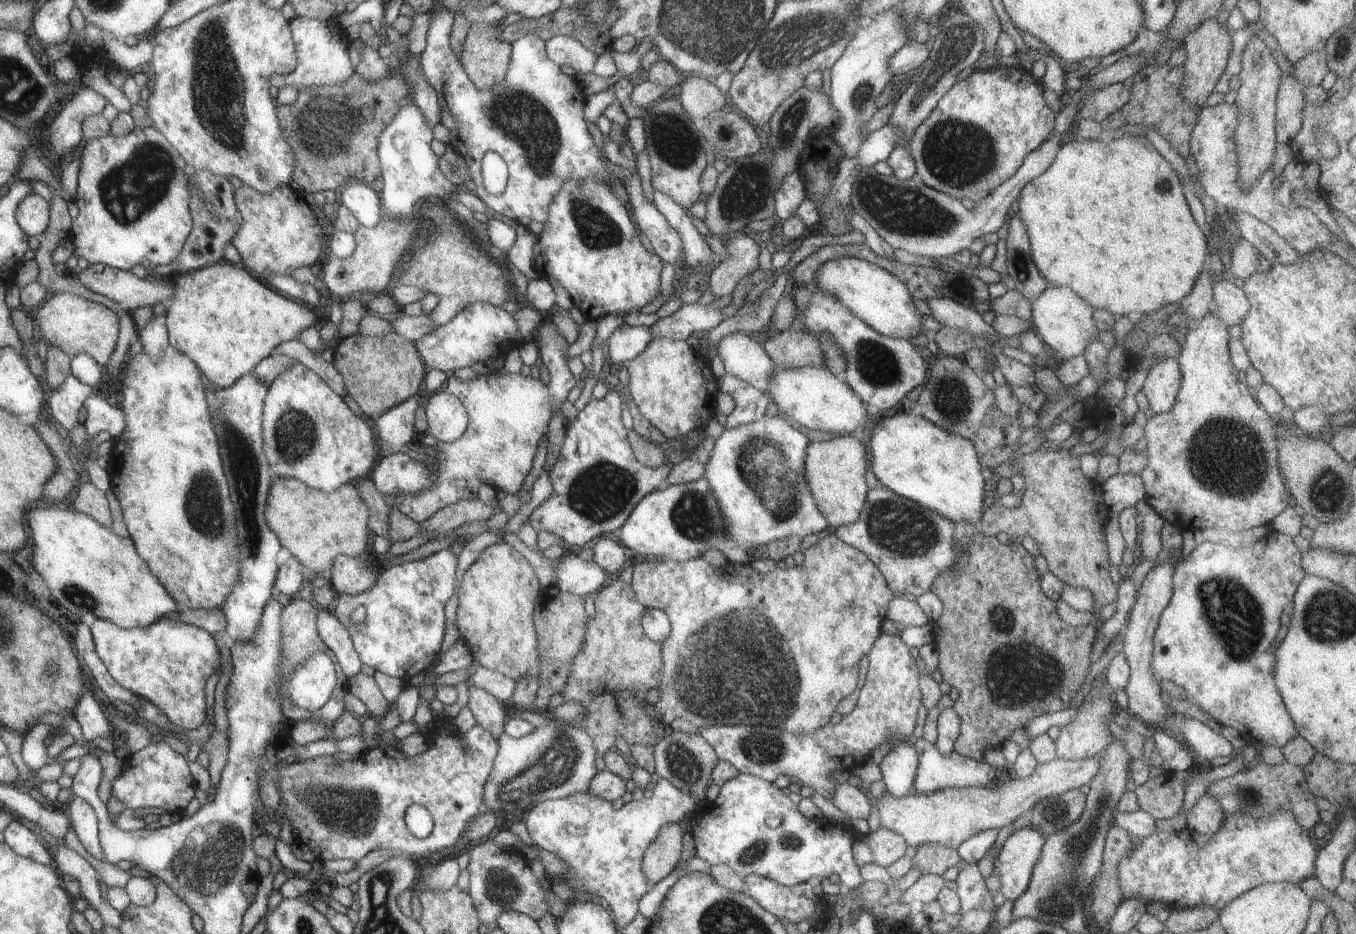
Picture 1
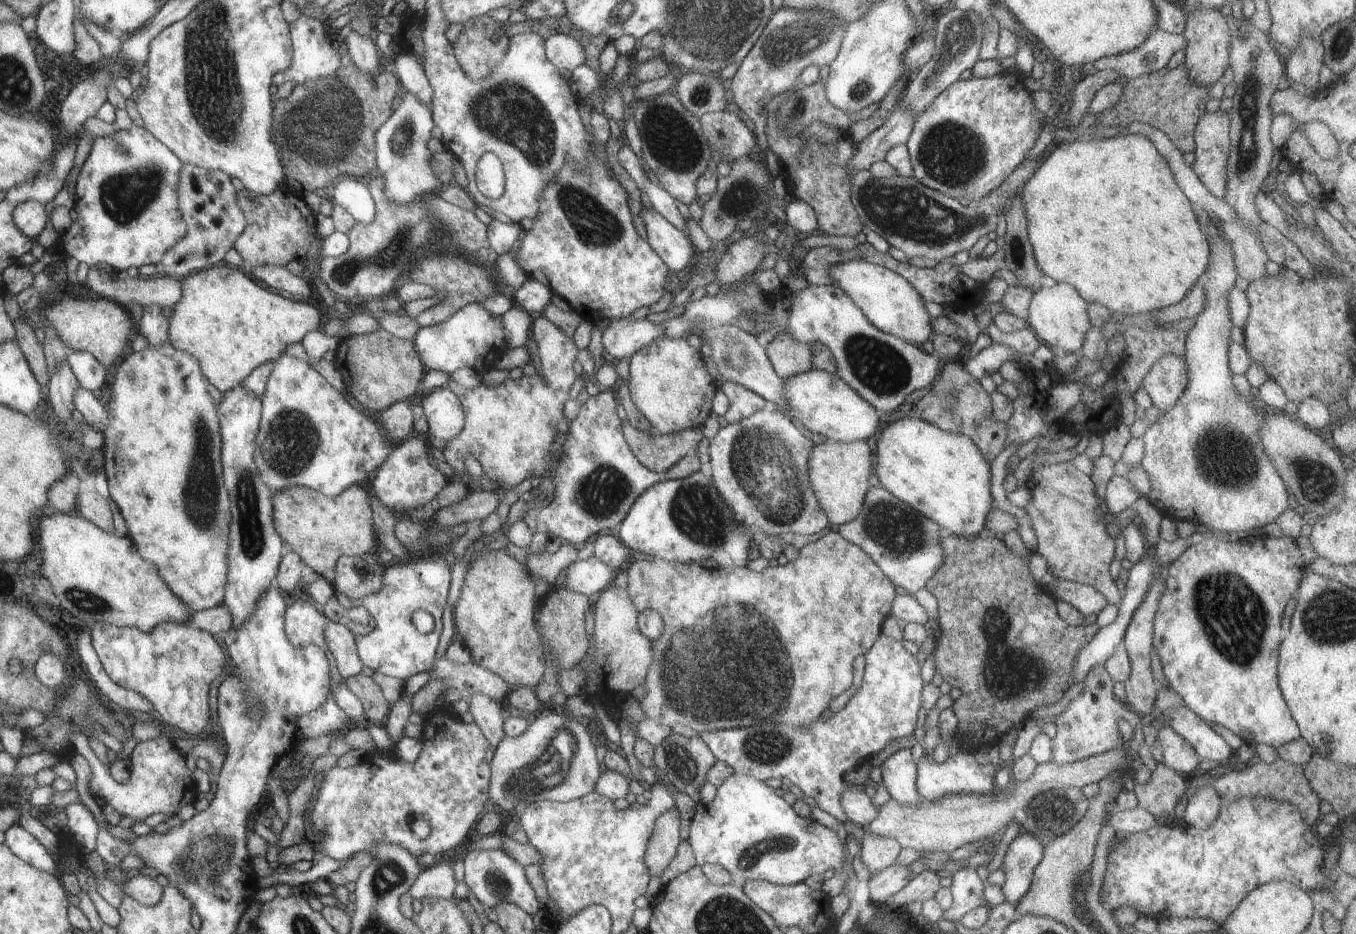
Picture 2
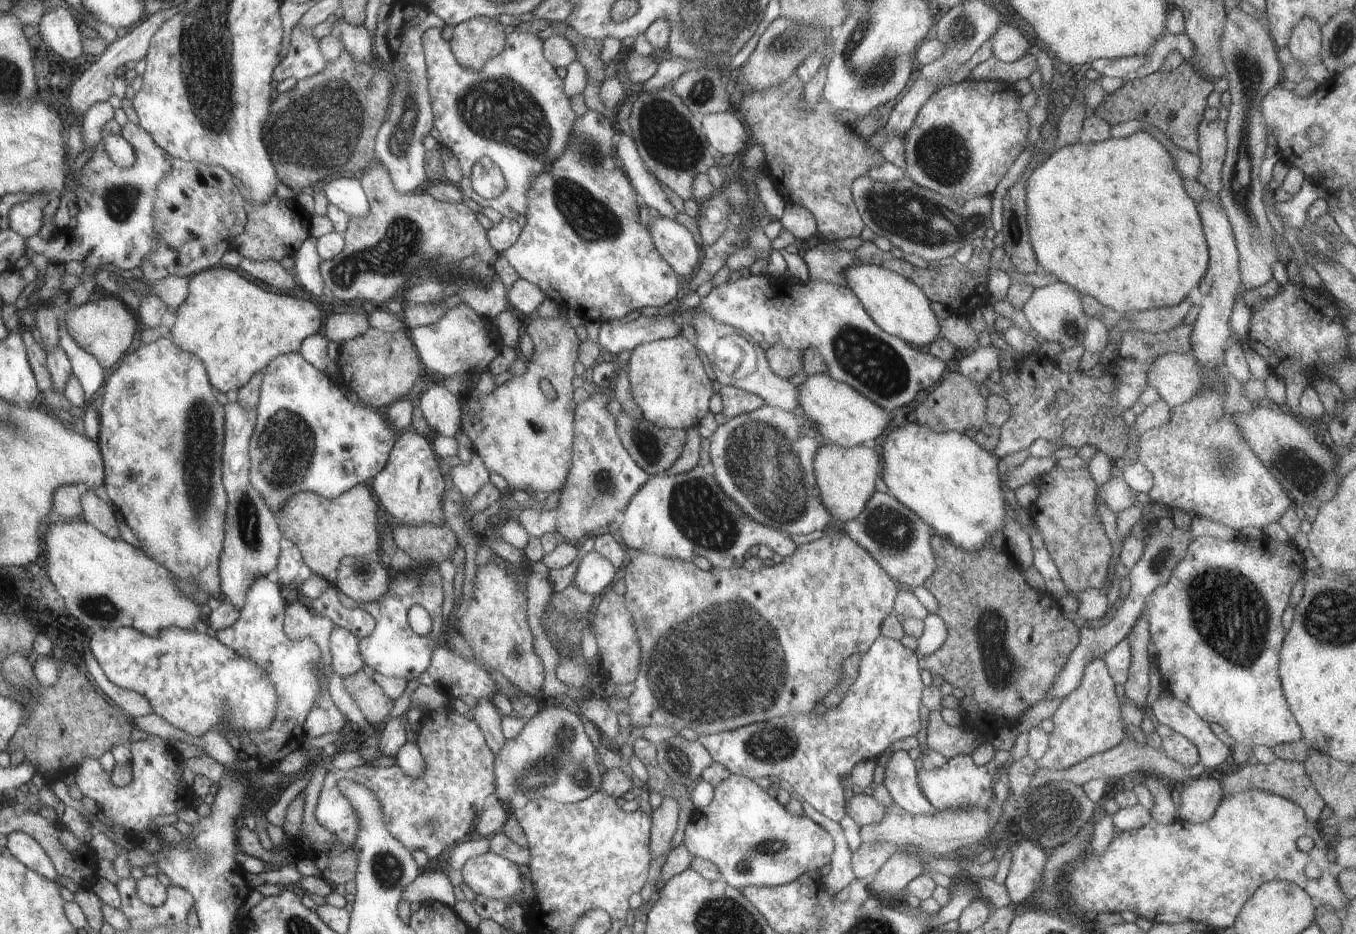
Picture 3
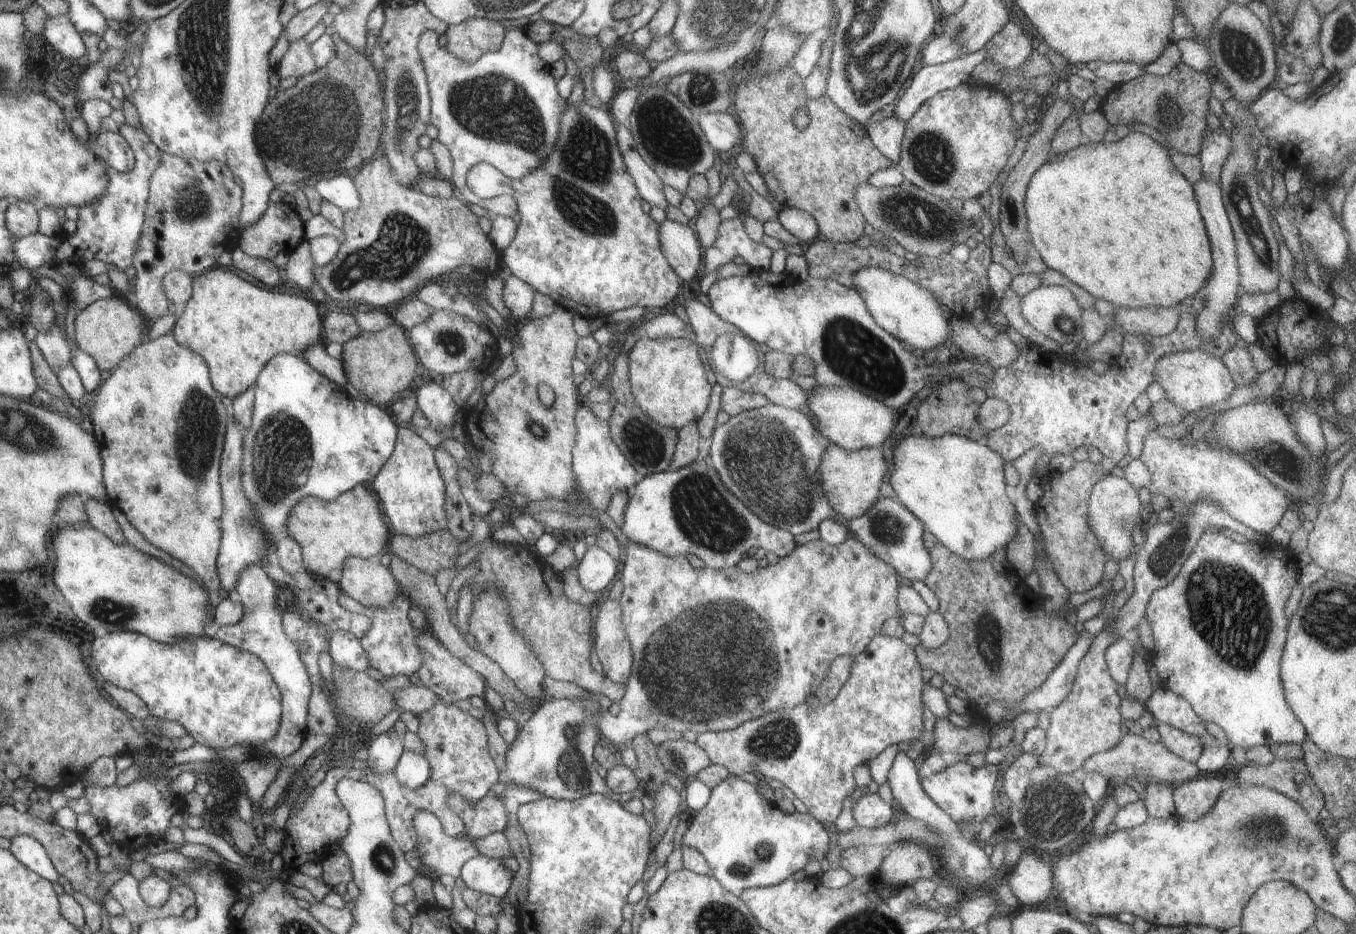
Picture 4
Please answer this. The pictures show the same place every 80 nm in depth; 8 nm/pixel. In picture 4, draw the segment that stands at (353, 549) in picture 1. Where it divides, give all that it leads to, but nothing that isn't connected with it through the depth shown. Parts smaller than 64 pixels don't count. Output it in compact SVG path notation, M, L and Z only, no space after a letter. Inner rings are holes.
M362 485L332 501L312 496L304 498L295 506L286 532L300 544L307 572L334 583L339 583L343 578L344 565L349 557L380 556L388 542L388 526L382 520L378 502Z

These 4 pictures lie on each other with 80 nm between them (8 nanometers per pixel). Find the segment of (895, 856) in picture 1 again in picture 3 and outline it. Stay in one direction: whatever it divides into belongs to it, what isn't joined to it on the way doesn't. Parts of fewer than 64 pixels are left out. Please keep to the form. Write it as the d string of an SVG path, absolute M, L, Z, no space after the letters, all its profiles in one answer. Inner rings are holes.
M862 843L860 848L851 852L850 860L855 878L871 879L897 850L892 844Z

